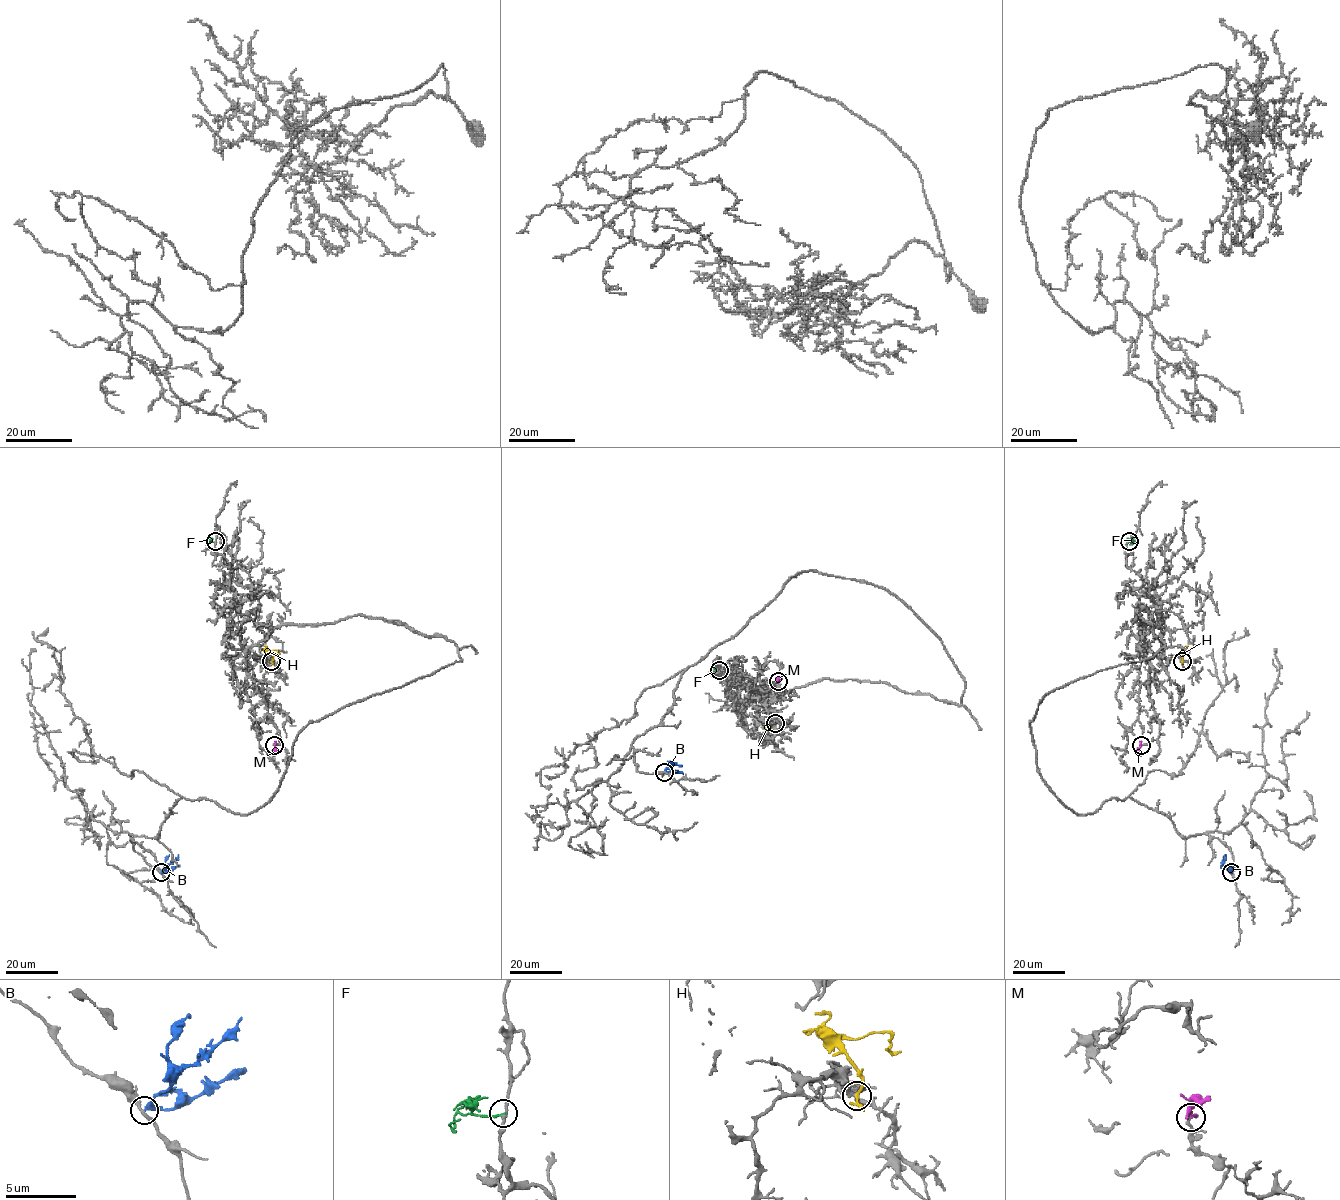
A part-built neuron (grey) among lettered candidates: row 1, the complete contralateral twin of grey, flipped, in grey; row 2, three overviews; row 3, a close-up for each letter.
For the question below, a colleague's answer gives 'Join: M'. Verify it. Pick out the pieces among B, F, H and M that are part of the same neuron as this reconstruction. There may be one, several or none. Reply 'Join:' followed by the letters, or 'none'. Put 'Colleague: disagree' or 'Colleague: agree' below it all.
Join: M
Colleague: agree

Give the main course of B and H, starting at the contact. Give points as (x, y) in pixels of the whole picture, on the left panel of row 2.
B: (161, 872), (178, 855)
H: (271, 661), (270, 651), (277, 649), (277, 653)

